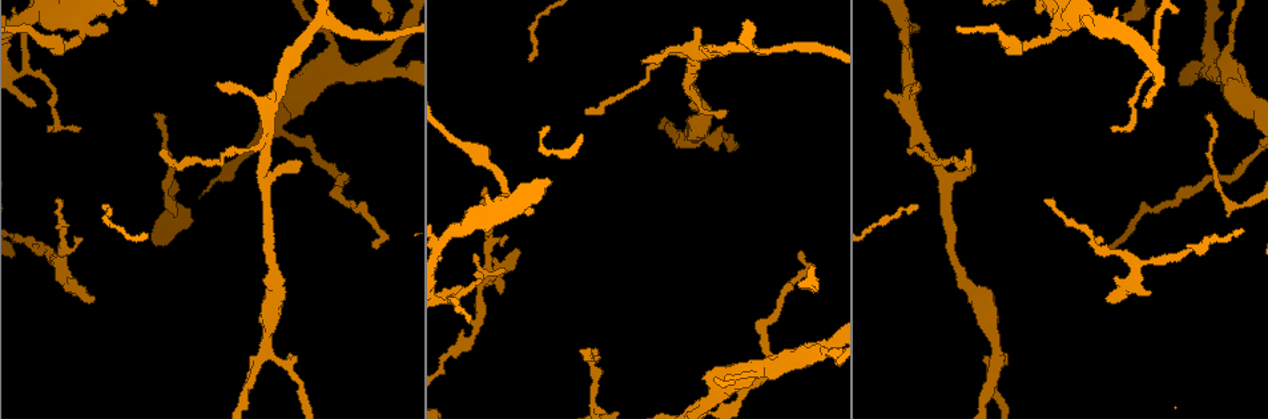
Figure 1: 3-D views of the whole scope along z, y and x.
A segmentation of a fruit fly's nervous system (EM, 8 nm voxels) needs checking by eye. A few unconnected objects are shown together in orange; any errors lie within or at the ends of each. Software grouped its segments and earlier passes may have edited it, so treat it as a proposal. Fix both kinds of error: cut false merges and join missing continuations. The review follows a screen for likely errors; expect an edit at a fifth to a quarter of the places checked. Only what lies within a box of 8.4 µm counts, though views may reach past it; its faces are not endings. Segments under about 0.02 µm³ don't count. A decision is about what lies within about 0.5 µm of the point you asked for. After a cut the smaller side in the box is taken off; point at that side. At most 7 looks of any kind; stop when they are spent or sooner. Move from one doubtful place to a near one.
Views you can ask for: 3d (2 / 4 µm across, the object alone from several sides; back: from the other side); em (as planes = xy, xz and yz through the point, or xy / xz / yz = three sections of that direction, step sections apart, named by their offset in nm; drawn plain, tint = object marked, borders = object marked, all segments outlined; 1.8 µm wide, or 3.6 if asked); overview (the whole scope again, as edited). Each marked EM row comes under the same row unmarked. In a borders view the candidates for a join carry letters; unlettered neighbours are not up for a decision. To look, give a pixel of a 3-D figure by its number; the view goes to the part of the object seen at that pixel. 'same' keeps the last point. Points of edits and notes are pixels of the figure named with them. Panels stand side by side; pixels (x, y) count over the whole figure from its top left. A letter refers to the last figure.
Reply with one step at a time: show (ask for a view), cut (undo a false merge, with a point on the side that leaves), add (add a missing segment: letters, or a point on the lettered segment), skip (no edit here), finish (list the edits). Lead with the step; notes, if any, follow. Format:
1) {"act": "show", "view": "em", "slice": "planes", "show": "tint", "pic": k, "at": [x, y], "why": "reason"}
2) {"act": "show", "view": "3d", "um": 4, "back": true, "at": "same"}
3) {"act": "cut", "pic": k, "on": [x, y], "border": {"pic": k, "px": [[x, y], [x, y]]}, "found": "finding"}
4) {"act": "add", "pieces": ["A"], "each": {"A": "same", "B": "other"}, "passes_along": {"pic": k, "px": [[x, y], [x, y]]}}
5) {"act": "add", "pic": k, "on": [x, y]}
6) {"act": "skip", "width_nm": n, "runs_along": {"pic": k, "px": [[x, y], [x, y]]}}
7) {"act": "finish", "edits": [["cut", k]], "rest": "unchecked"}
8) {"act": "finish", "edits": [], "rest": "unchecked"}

{"act": "show", "view": "em", "um": 3.6, "slice": "planes", "show": "tint", "pic": 1, "at": [519, 249], "why": "an open end"}

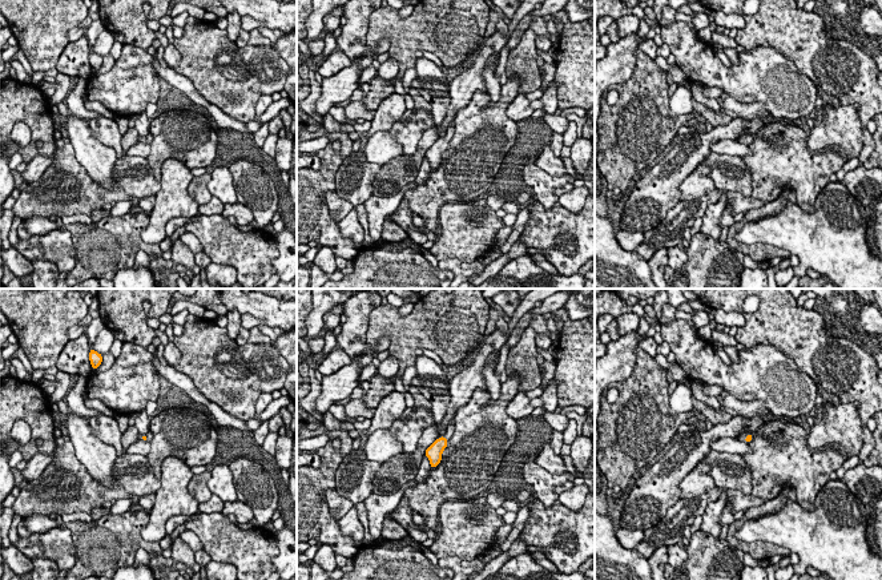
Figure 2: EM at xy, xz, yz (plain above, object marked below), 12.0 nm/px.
{"act": "show", "view": "em", "um": 3.6, "slice": "planes", "show": "borders", "at": "same"}

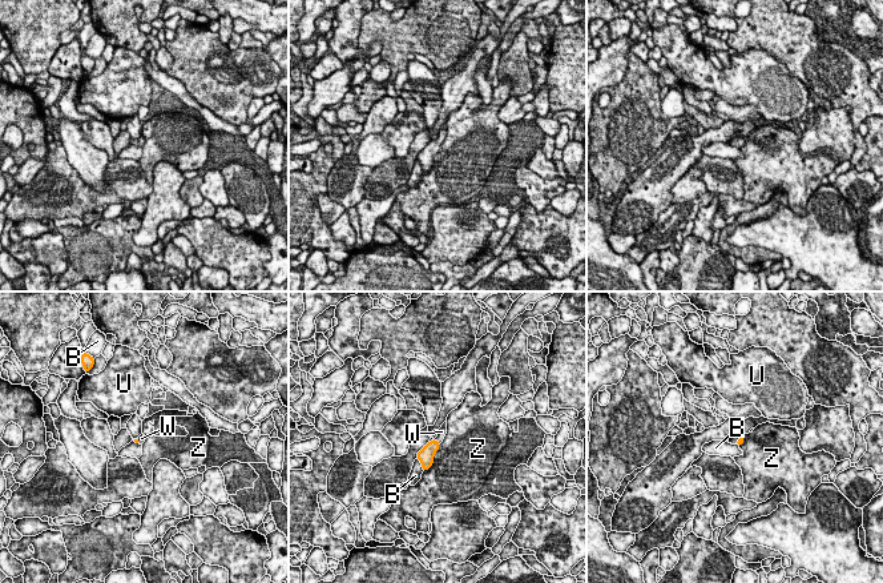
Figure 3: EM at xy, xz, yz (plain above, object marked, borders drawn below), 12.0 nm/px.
{"act": "add", "pieces": ["W"], "each": {"B": "other", "U": "other", "W": "same", "Z": "other"}, "passes_along": {"pic": 3, "px": [[426, 455], [436, 441], [442, 431]]}, "found": "it goes on there"}

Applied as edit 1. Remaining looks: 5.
{"act": "show", "view": "em", "slice": "planes", "show": "borders", "pic": 1, "at": [996, 349], "why": "calibre changes"}

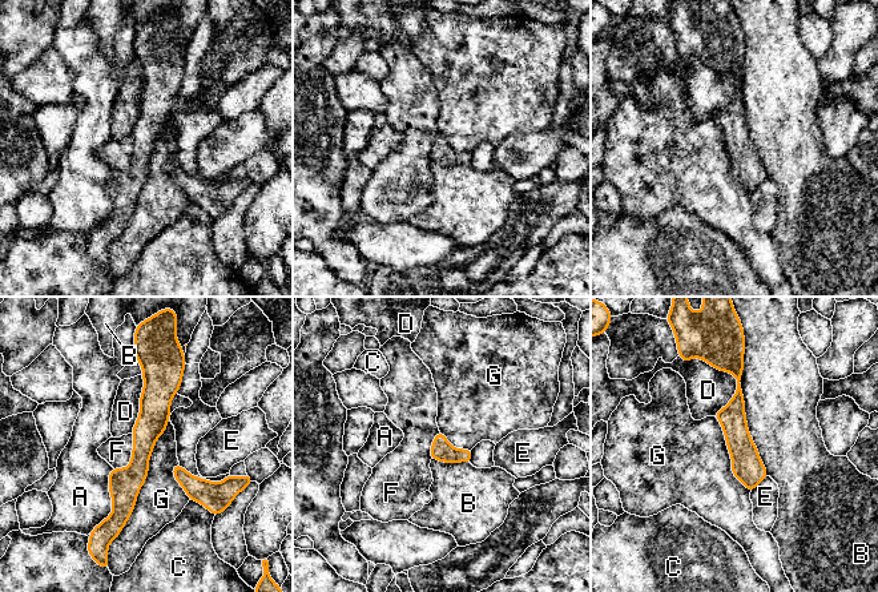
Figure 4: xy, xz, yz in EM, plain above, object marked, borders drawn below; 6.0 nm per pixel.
{"act": "skip", "each": {"A": "other", "B": "other", "C": "other", "D": "other", "E": "other", "F": "other", "G": "other"}, "runs_along": {"pic": 4, "px": [[150, 366], [152, 423], [120, 522]]}, "found": "all the same neuron"}

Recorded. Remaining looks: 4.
{"act": "show", "view": "3d", "um": 2, "pic": 1, "at": [324, 25], "why": "sharp bend"}

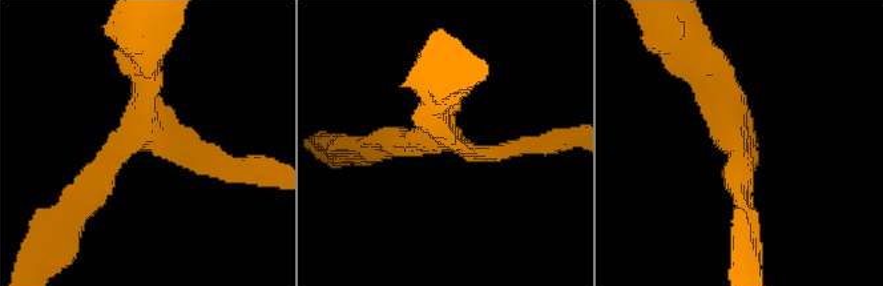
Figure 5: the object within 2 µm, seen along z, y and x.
{"act": "show", "view": "em", "slice": "yz", "step": 4, "show": "tint", "pic": 5, "at": [144, 136]}

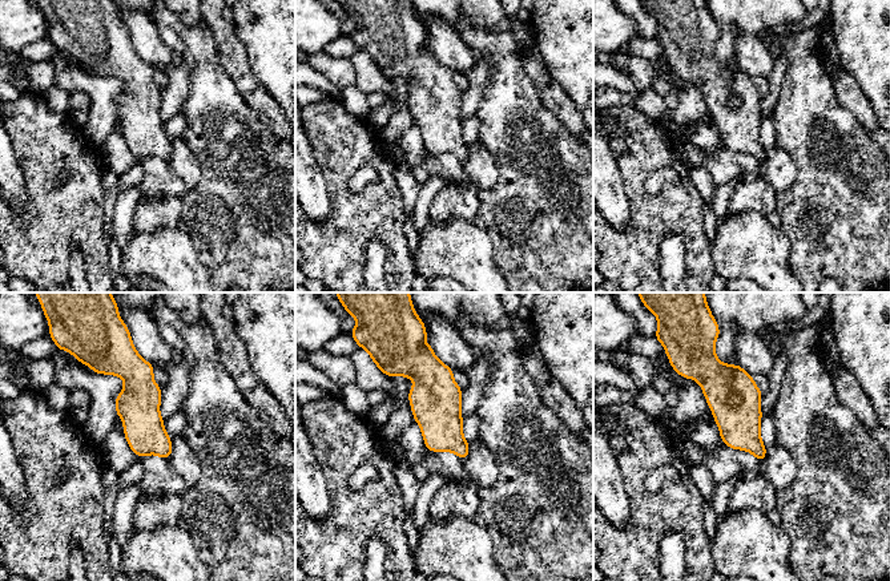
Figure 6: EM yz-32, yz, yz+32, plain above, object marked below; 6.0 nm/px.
{"act": "show", "view": "em", "slice": "planes", "show": "borders", "at": "same", "why": "cut it another way"}

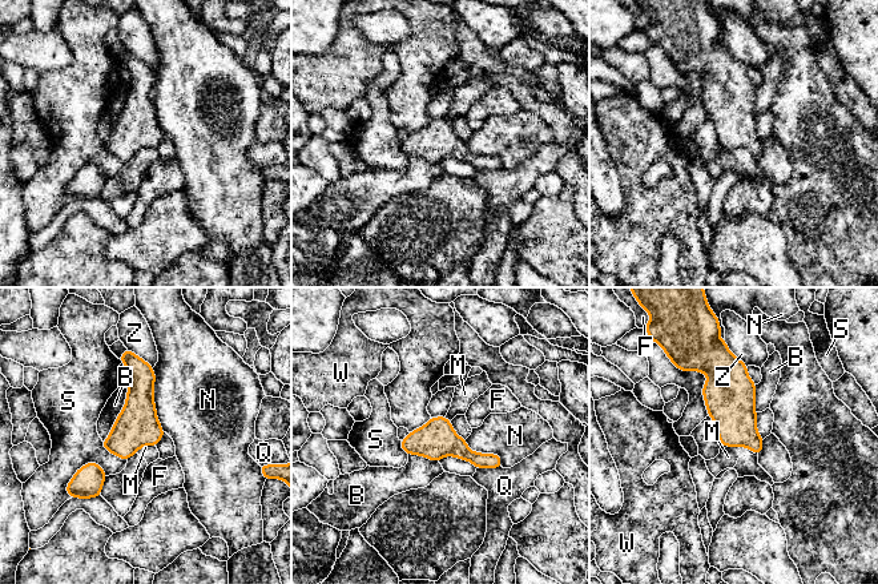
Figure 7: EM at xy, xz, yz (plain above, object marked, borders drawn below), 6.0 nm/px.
{"act": "skip", "longest_contact_nm": ["B", 360], "each": {"B": "other", "F": "other", "M": "other", "N": "other", "Q": "other", "S": "other", "W": "other", "Z": "other"}, "found": "all the same neuron"}

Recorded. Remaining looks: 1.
{"act": "finish", "edits": [["add", 3]], "rest": "unchecked"}

